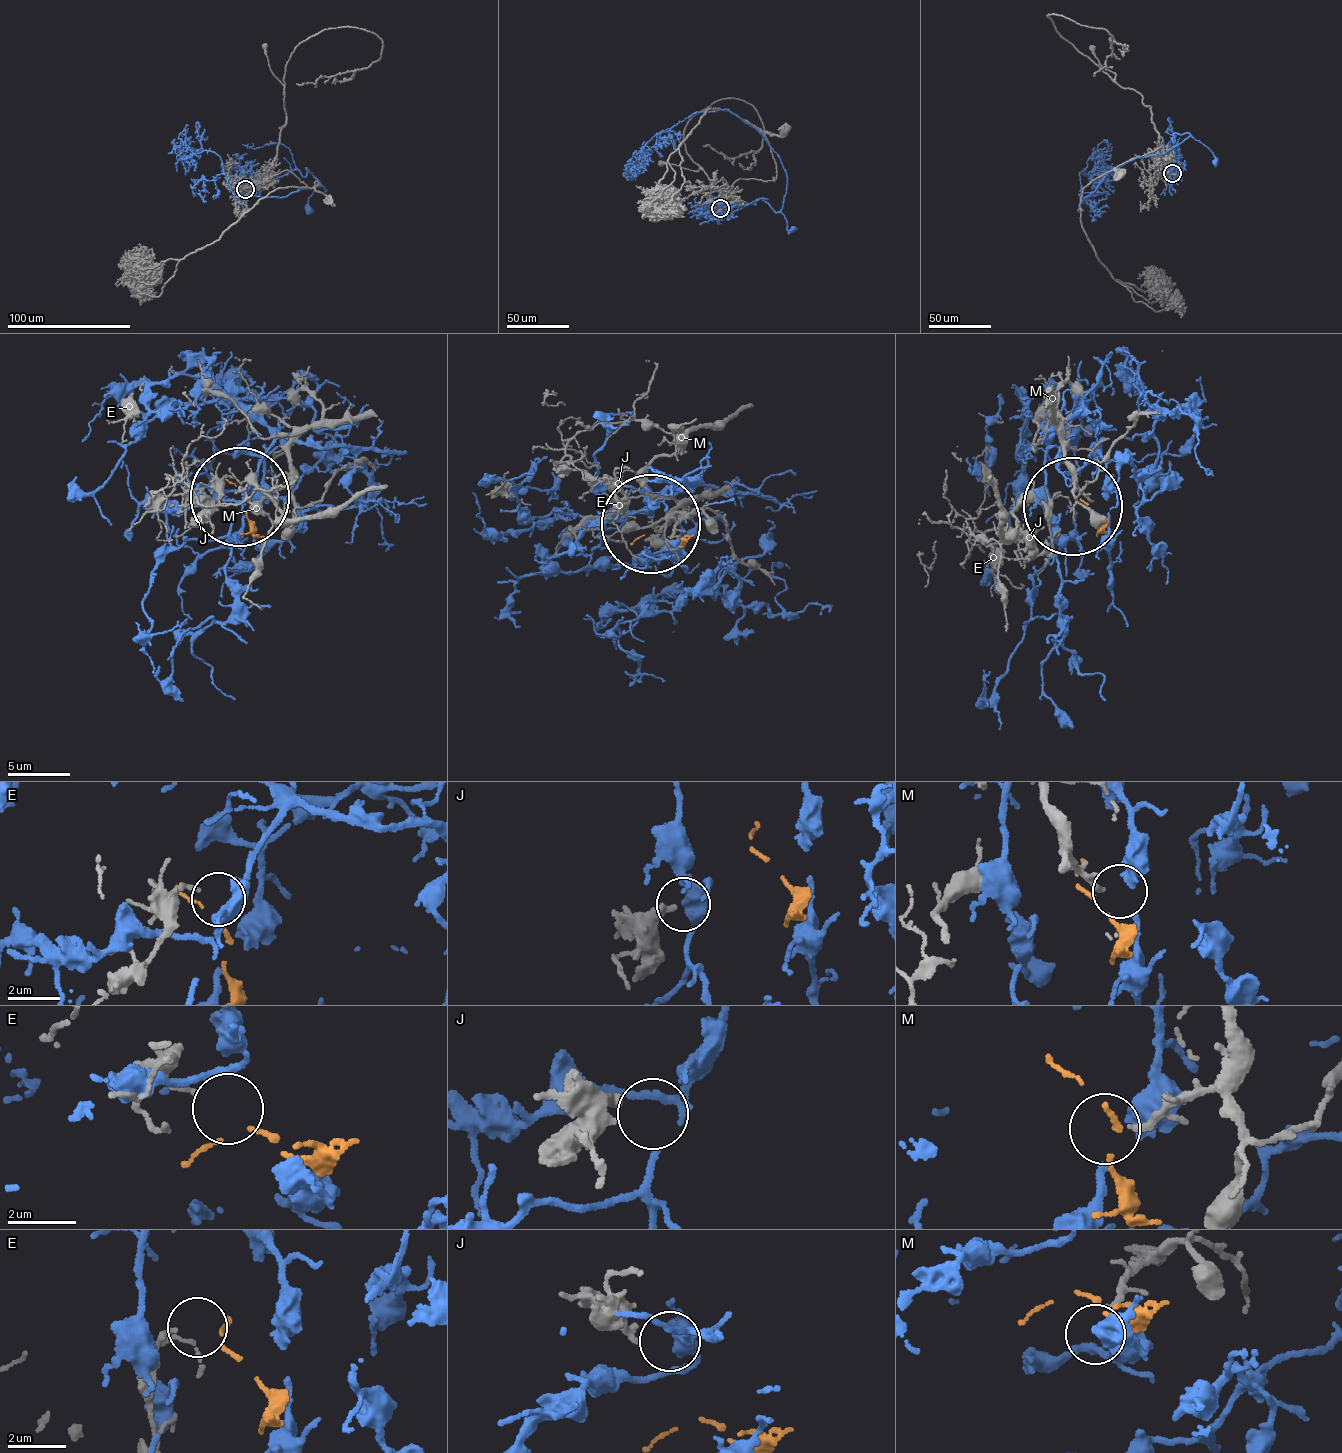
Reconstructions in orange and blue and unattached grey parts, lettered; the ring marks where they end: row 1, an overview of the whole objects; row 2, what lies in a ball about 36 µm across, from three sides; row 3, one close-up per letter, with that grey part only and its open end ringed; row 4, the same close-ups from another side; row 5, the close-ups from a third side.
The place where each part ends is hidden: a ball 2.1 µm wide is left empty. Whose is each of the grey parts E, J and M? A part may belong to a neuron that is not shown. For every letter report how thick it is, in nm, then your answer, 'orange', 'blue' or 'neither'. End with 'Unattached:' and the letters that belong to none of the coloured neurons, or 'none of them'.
E: 150 nm | orange
J: 280 nm | blue
M: 200 nm | neither
Unattached: M

